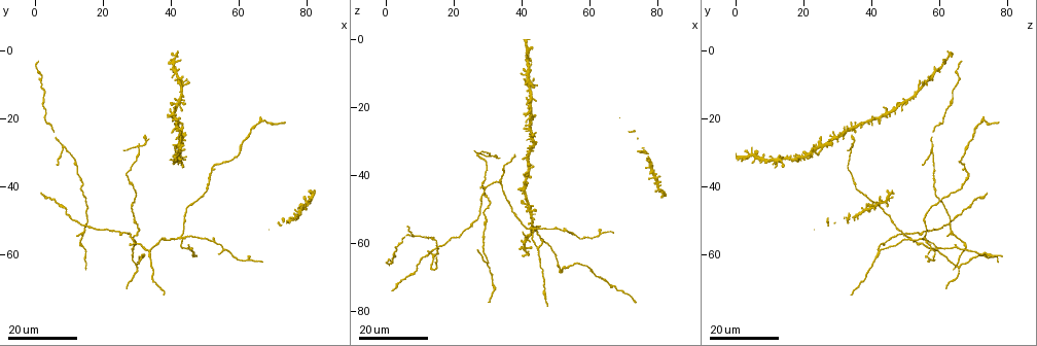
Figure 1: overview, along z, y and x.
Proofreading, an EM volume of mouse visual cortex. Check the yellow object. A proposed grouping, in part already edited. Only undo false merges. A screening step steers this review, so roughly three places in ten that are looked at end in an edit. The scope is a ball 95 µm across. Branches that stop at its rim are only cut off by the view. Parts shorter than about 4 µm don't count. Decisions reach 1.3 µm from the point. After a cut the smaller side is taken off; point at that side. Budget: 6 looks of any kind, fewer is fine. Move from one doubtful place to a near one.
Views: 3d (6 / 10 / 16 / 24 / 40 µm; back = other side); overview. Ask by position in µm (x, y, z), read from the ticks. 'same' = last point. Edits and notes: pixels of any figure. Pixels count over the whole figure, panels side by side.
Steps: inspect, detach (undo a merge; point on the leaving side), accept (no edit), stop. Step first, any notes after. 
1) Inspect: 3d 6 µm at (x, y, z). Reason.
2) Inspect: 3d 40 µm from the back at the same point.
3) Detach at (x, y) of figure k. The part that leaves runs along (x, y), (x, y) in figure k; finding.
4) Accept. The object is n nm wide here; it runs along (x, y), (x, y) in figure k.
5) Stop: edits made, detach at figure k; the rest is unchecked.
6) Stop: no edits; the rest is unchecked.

Inspect: 3d 16 µm at (43.0, 55.5, 56.0). Four arms meet.

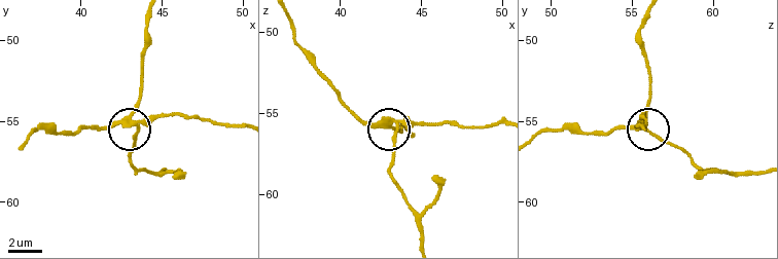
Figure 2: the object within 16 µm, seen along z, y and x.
Inspect: 3d 6 µm at (42.9, 55.0, 55.8). Closer look.

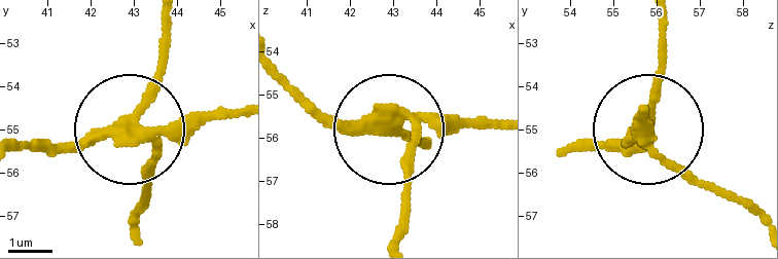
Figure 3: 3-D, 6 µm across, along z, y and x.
Inspect: 3d 6 µm from the back at (42.85, 54.90, 55.80).

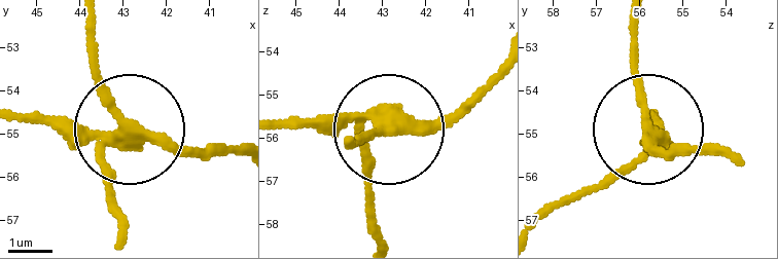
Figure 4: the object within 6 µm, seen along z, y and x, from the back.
Detach at (114, 177) of figure 4. The side arm is 66 µm long; 4 arms meet here; two neurons meet here.

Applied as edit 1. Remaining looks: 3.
Inspect: 3d 24 µm at (30.5, 64.0, 66.0).

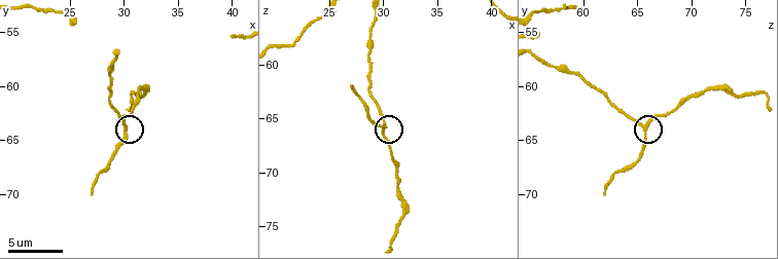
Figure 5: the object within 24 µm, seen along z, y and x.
Inspect: 3d 6 µm at (30.2, 63.8, 65.8).

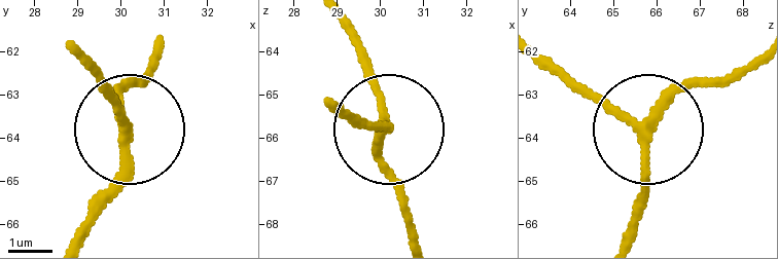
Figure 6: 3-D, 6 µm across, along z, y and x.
Accept. The object is 200 nm wide here; it runs along (74, 49), (126, 126), (118, 182), (89, 237) in figure 6; all the same neuron.

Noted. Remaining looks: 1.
Stop: edits made, detach at figure 4; the rest is unchecked.

